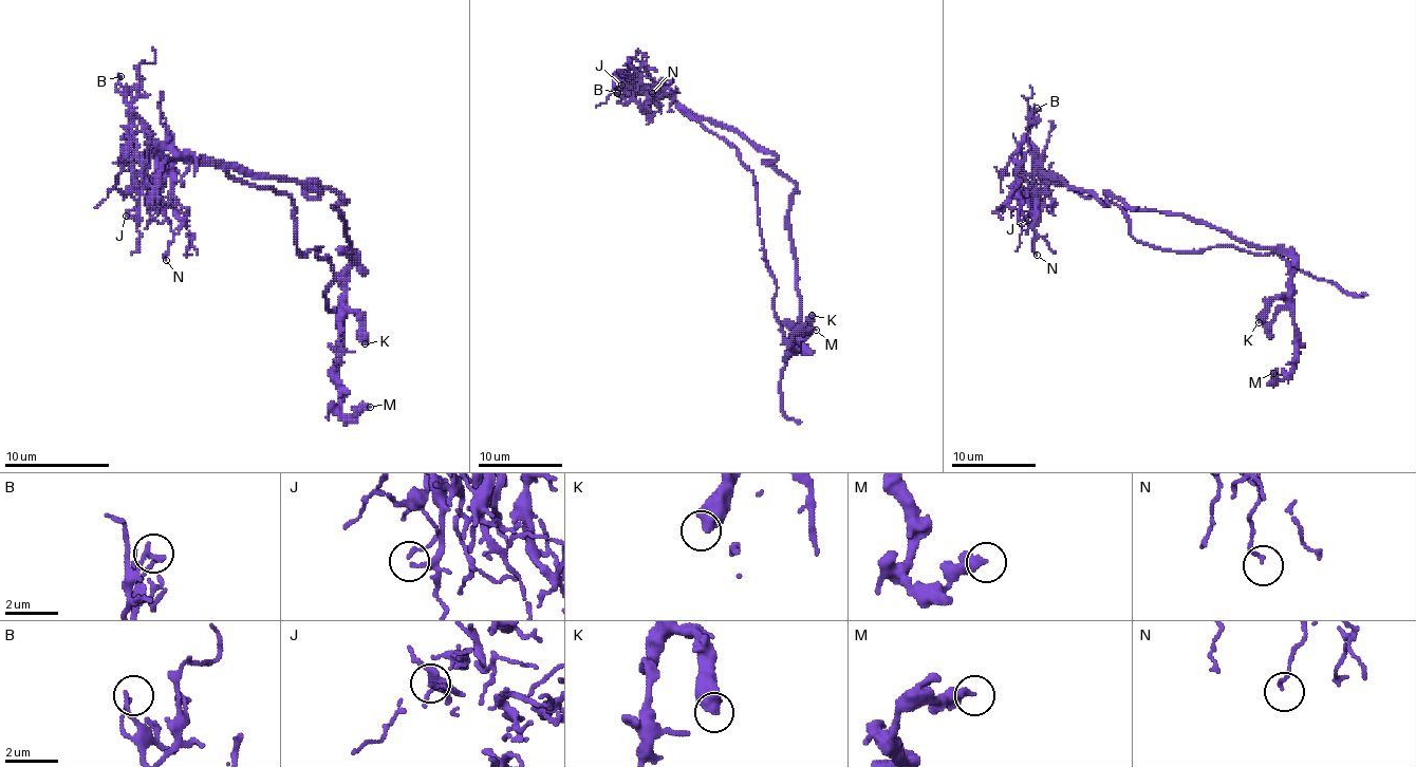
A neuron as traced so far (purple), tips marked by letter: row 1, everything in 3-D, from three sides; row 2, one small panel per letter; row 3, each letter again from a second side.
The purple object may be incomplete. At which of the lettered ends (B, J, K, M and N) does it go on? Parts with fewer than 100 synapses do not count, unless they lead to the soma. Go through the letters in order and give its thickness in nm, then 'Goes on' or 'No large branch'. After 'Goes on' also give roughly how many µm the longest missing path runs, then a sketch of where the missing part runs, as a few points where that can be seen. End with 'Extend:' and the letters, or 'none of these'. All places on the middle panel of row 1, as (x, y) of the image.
B: Thickness 110 nm. No large branch
J: Thickness 120 nm. No large branch
K: Thickness 650 nm. No large branch
M: Thickness 360 nm. No large branch
N: Thickness 120 nm. No large branch
Extend: none of these

